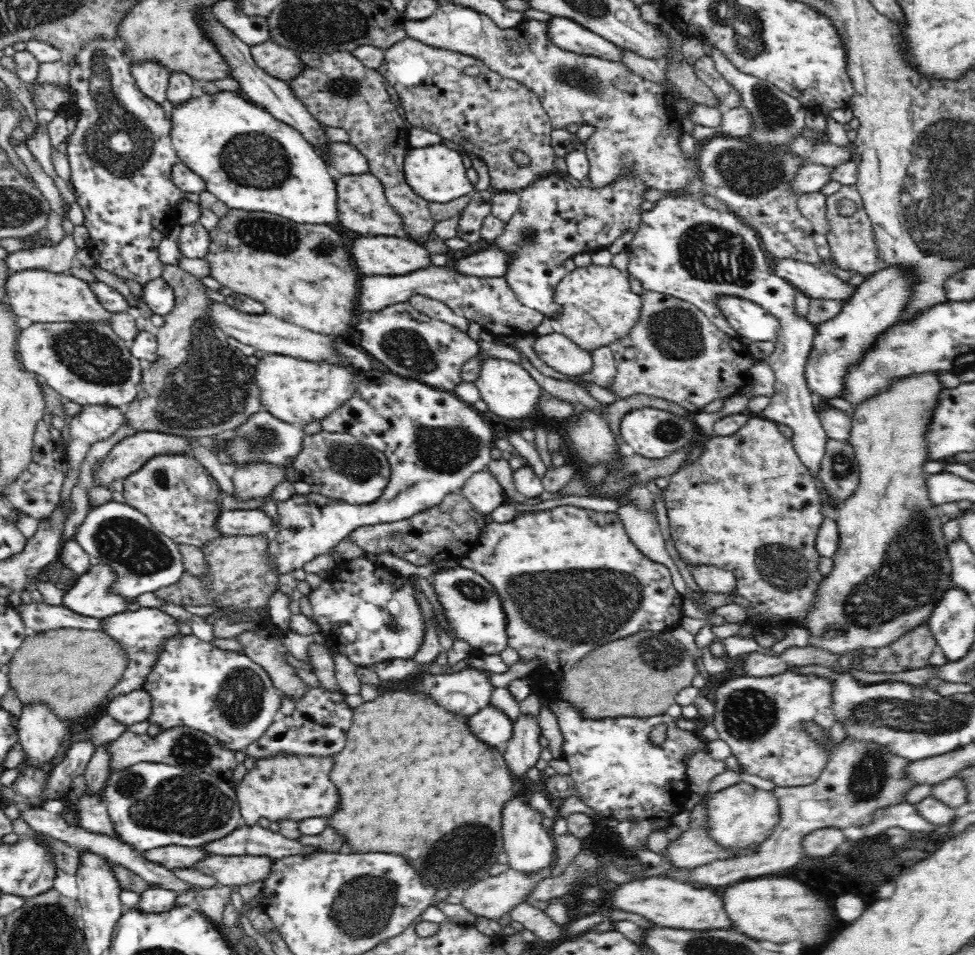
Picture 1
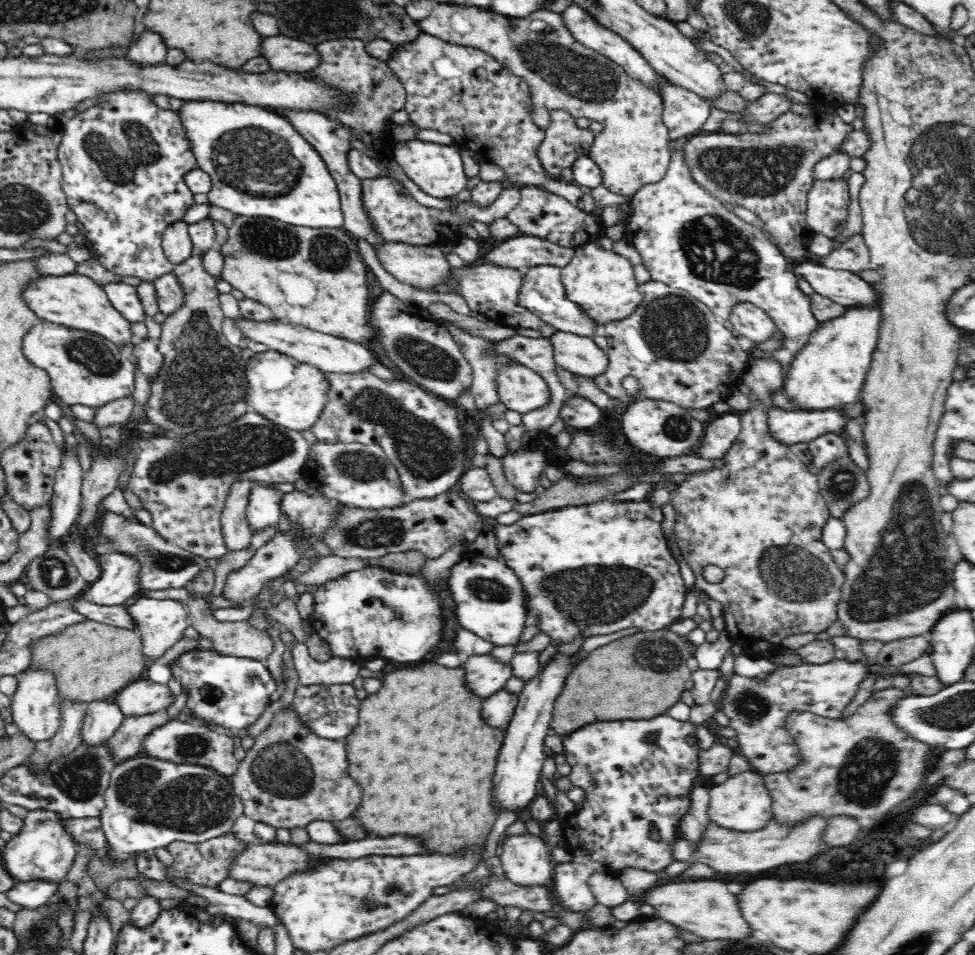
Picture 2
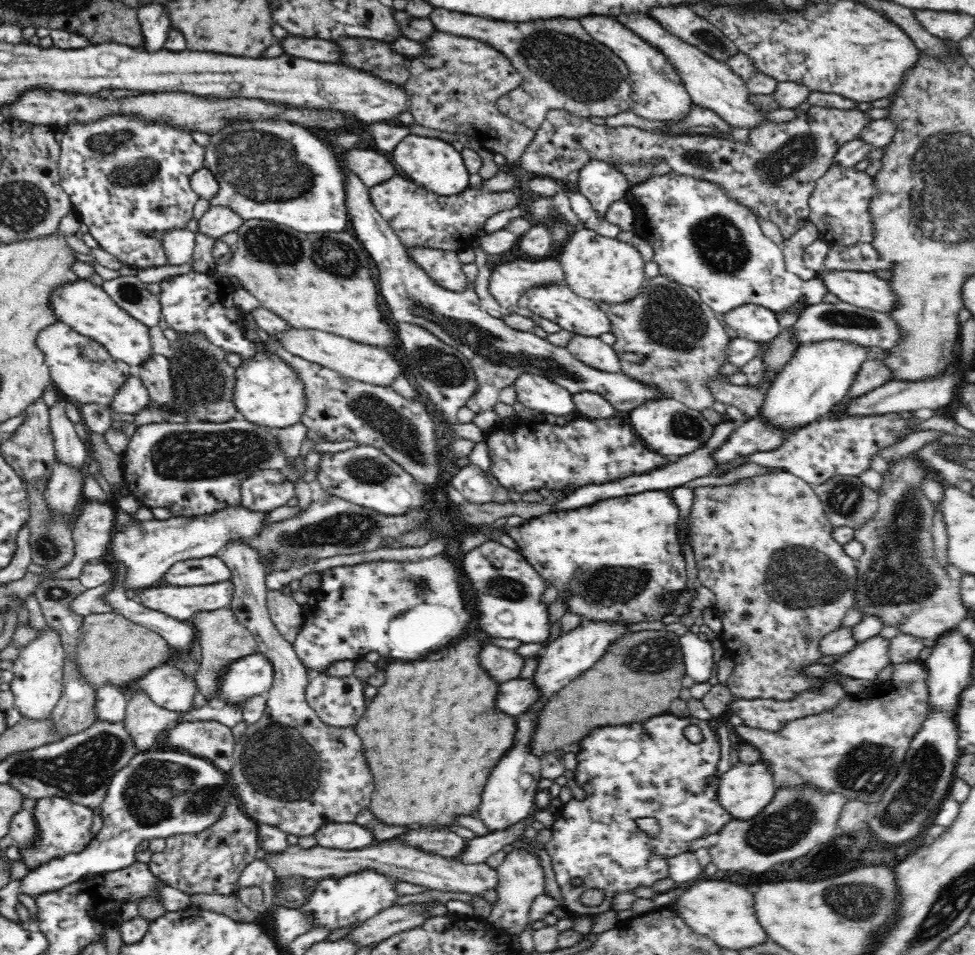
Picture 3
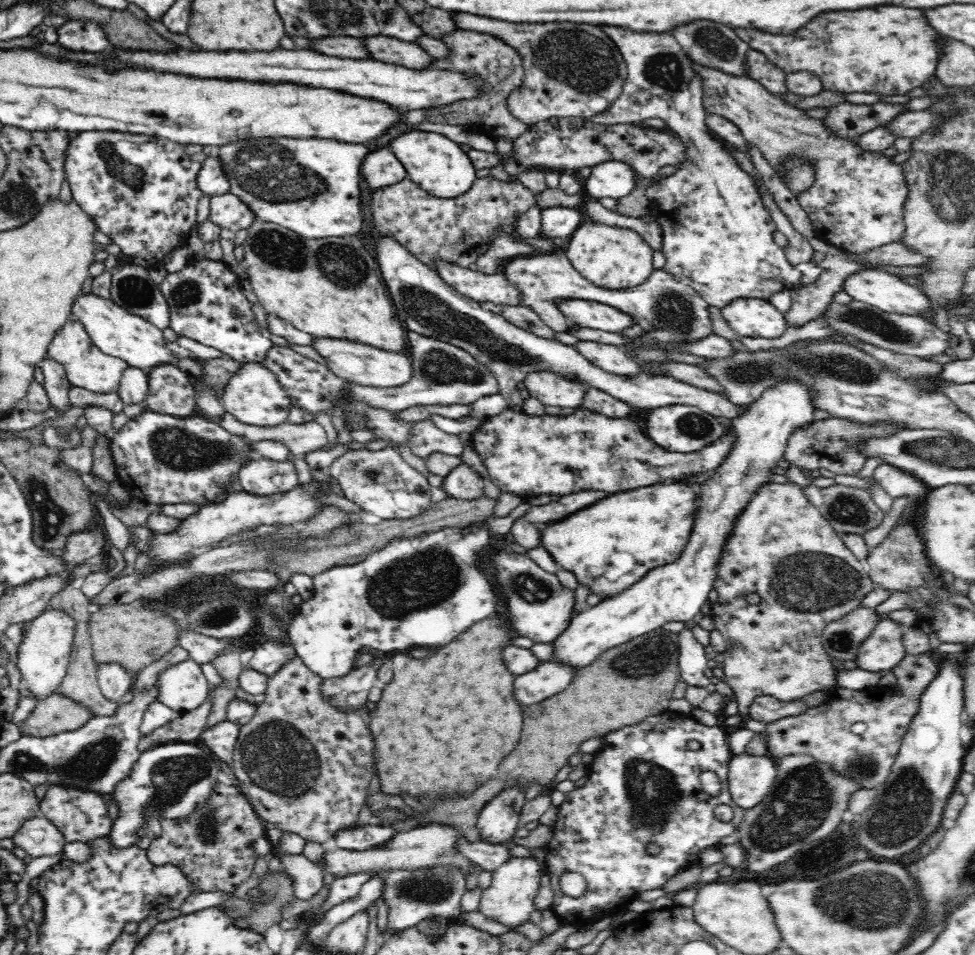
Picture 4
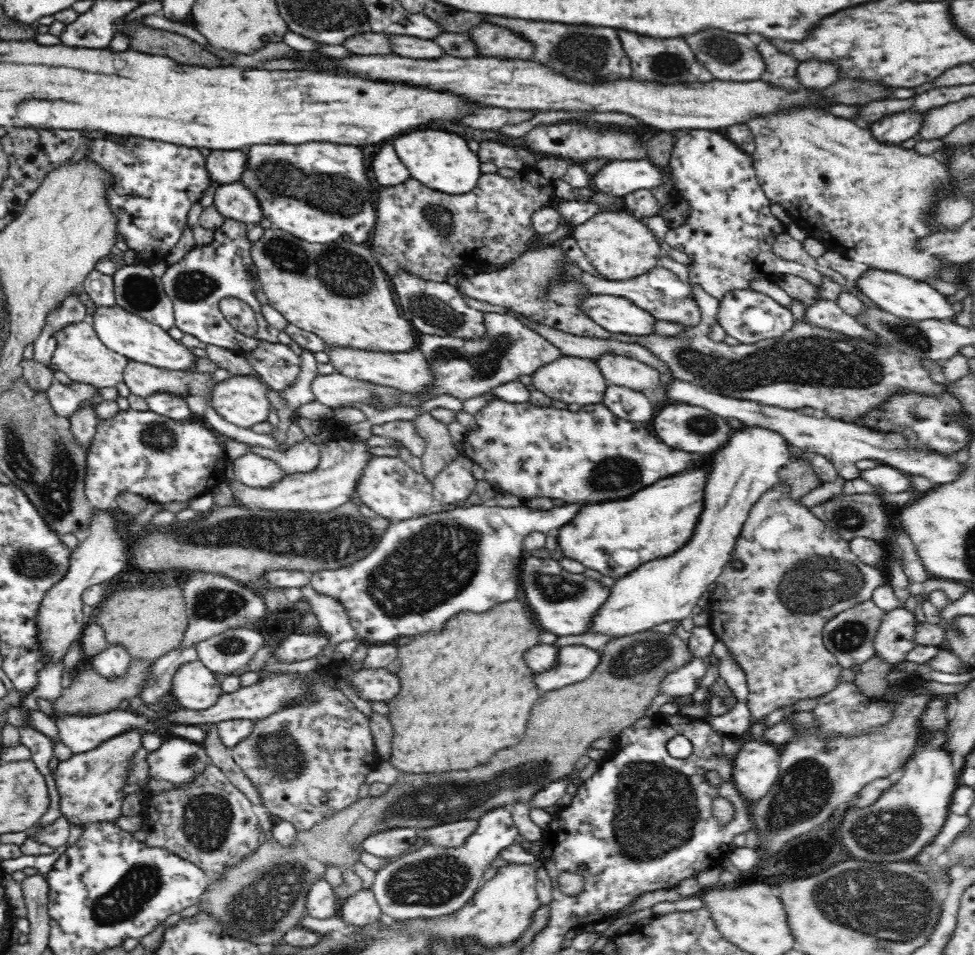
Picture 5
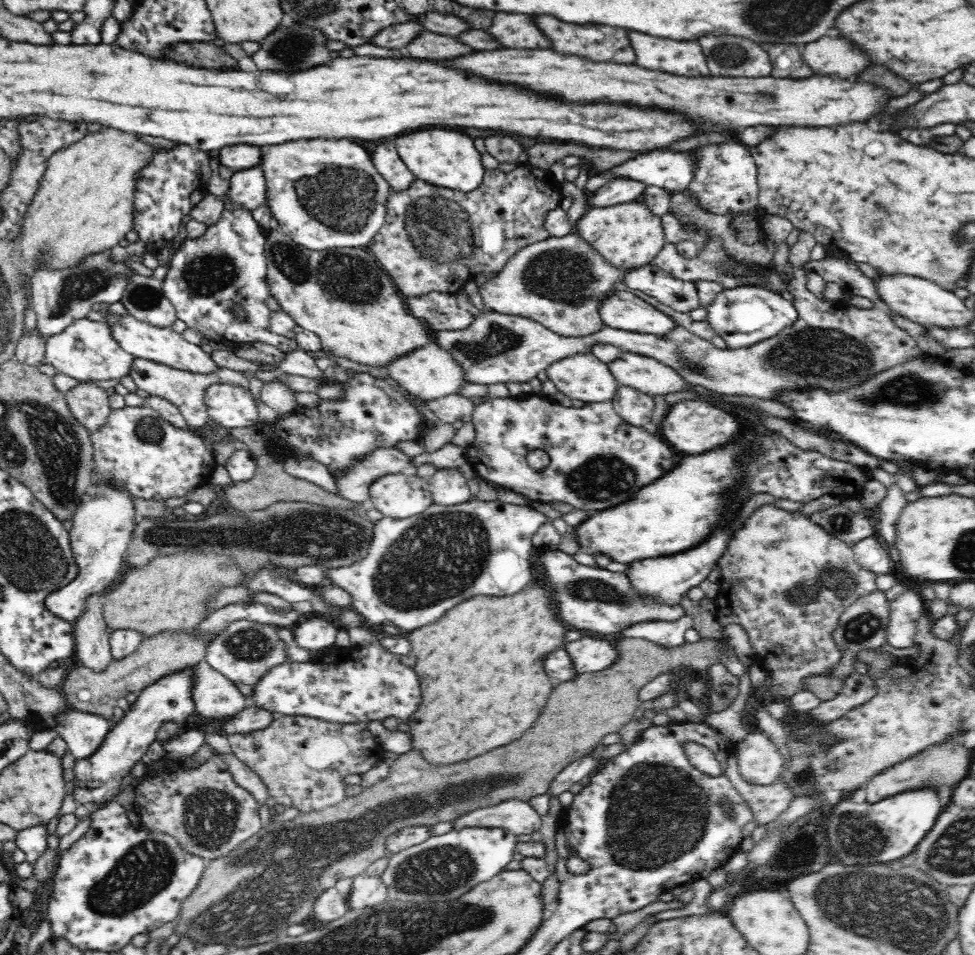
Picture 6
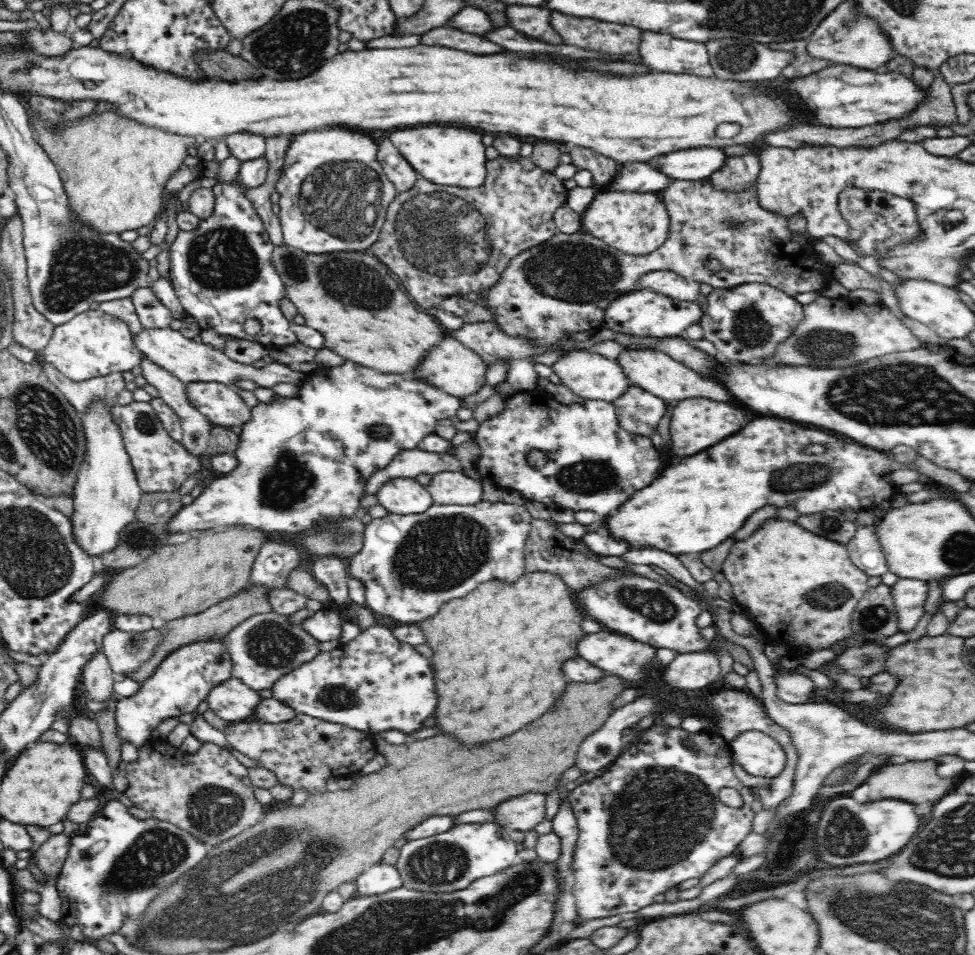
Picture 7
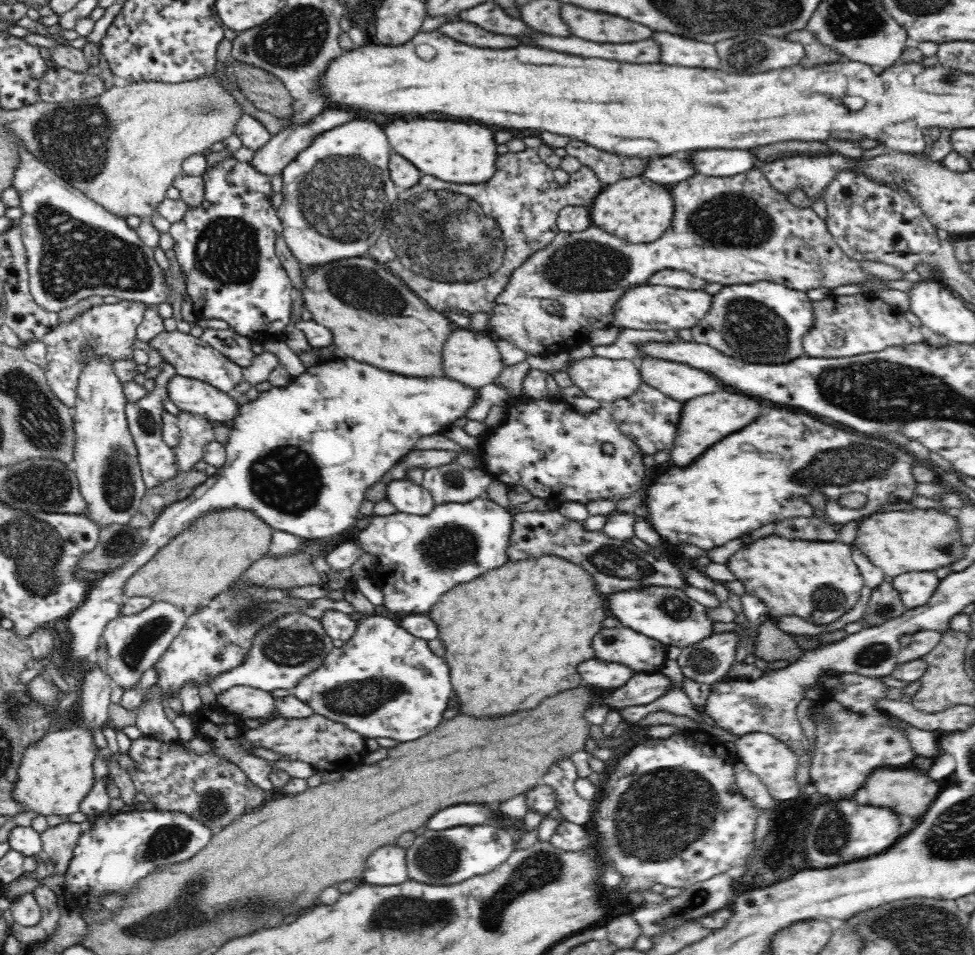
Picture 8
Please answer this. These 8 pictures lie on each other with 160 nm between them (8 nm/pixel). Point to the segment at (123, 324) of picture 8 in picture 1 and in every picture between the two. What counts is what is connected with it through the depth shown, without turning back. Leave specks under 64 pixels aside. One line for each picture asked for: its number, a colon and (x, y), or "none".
1: (87, 363)
2: (85, 368)
3: (81, 369)
4: (86, 366)
5: (79, 353)
6: (85, 350)
7: (91, 344)

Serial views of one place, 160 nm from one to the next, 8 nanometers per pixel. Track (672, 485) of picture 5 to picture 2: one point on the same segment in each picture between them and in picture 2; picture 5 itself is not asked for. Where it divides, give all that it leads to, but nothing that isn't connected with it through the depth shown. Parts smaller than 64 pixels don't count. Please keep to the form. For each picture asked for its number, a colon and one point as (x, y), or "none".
2: (632, 581)
3: (617, 557)
4: (609, 545)

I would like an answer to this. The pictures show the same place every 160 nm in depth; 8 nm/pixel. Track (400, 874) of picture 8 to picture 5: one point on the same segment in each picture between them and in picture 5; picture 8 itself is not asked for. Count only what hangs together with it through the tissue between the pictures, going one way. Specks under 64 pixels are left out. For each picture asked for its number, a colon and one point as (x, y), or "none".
5: (362, 907)
6: (366, 891)
7: (379, 878)

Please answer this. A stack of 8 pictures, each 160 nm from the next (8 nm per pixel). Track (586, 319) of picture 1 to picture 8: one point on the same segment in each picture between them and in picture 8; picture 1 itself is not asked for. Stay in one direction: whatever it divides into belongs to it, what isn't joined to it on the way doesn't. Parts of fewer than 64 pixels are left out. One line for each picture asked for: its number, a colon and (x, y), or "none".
2: (604, 286)
3: (599, 268)
4: (614, 257)
5: (618, 244)
6: (629, 233)
7: (635, 222)
8: (637, 208)

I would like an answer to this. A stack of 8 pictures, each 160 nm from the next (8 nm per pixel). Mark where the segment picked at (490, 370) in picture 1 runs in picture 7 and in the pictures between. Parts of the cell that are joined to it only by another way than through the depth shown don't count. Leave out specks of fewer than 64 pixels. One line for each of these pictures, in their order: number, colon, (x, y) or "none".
2: (519, 388)
3: (535, 392)
4: (550, 388)
5: (571, 379)
6: (583, 377)
7: (591, 376)

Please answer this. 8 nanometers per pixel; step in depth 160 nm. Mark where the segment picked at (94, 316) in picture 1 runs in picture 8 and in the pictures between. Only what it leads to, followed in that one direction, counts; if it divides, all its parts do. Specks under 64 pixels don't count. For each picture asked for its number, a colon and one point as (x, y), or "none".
2: (75, 301)
3: (90, 310)
4: (115, 331)
5: (132, 336)
6: (164, 346)
7: (186, 360)
8: (192, 357)

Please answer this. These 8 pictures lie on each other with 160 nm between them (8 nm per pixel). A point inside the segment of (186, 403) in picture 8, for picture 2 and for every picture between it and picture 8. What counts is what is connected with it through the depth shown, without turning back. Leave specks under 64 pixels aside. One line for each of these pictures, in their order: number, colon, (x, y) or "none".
2: (292, 395)
3: (267, 393)
4: (253, 396)
5: (242, 400)
6: (229, 406)
7: (222, 405)

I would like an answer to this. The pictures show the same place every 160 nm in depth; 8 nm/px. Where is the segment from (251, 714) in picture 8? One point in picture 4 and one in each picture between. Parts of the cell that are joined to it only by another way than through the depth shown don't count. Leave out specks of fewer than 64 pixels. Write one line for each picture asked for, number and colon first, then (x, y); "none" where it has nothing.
4: (183, 687)
5: (196, 687)
6: (216, 696)
7: (234, 701)

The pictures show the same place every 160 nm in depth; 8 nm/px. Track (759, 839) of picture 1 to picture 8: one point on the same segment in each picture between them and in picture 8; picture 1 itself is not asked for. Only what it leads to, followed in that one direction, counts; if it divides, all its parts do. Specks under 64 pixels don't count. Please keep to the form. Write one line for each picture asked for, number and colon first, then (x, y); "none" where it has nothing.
2: (743, 803)
3: (746, 788)
4: (750, 777)
5: (755, 770)
6: (759, 761)
7: (758, 754)
8: (776, 764)

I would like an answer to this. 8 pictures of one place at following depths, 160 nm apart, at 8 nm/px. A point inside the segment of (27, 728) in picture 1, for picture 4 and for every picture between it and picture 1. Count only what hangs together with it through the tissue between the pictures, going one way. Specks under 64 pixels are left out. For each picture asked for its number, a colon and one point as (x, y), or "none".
2: (35, 706)
3: (37, 685)
4: (43, 655)

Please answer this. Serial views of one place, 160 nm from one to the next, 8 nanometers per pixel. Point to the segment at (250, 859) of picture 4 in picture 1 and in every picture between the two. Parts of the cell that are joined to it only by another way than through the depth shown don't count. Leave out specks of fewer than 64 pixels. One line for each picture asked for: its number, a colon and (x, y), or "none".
1: (171, 857)
2: (207, 864)
3: (212, 861)

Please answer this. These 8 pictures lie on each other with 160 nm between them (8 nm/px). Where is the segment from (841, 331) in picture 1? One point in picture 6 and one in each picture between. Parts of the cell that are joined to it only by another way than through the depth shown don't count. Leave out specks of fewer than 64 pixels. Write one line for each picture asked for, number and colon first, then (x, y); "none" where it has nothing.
2: (830, 371)
3: (817, 377)
4: (673, 592)
5: (745, 468)
6: (669, 578)

